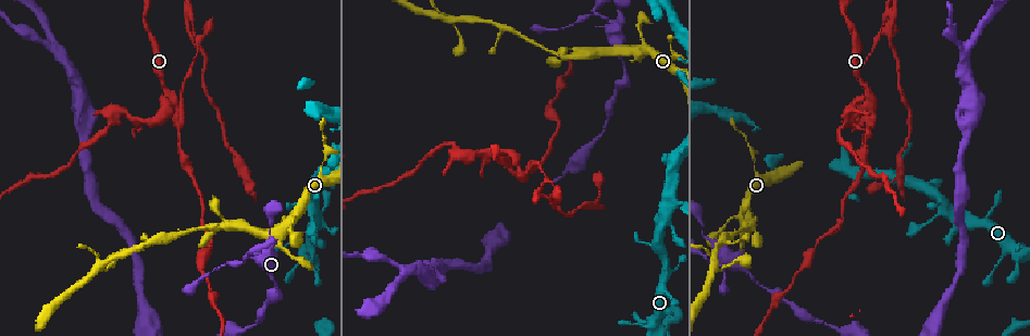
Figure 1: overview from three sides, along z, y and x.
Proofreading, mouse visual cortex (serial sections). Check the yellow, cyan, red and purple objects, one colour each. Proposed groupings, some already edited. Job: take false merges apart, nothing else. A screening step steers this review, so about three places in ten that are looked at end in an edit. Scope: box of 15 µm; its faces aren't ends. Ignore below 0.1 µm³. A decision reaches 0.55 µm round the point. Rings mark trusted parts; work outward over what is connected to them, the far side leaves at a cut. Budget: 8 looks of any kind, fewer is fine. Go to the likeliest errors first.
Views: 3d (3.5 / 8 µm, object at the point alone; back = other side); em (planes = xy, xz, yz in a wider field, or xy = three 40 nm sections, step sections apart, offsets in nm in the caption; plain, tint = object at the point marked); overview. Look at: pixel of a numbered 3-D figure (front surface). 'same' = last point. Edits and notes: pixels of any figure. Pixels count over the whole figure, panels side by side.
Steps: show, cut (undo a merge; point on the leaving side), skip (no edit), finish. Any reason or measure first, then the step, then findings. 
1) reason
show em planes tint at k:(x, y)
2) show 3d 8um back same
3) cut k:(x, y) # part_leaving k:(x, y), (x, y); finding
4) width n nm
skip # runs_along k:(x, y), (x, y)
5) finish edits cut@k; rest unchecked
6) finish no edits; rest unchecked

abrupt turn
show 3d 3.5um at 1:(521, 179)

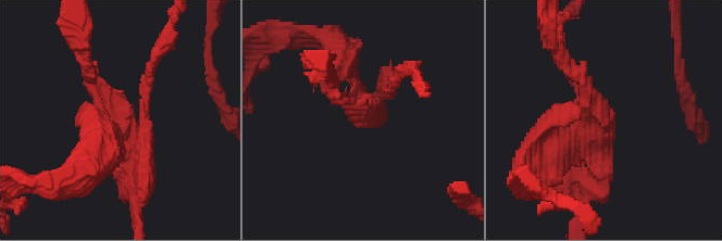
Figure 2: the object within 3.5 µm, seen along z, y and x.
show em xy step 5 tint at 2:(124, 123)

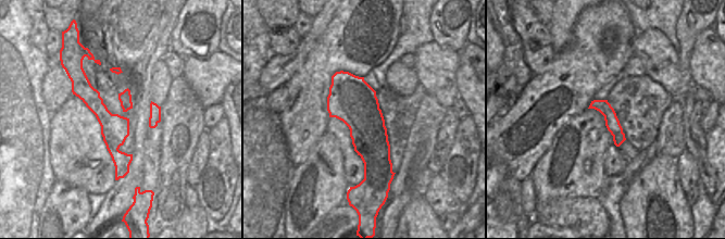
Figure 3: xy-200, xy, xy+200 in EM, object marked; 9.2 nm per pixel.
show em planes tint same

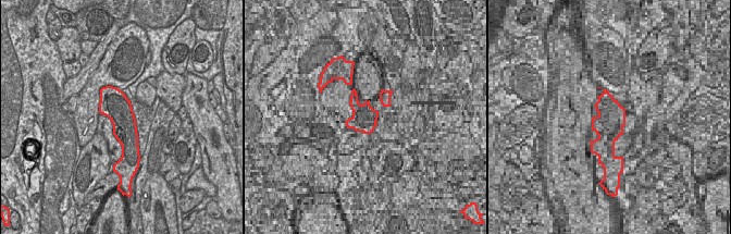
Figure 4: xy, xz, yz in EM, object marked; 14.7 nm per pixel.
cut 2:(562, 117) # part_leaving 2:(365, 113), (375, 113), (389, 88); two cells meet here

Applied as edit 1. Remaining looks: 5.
sharp bend
show 3d 3.5um at 1:(451, 22)

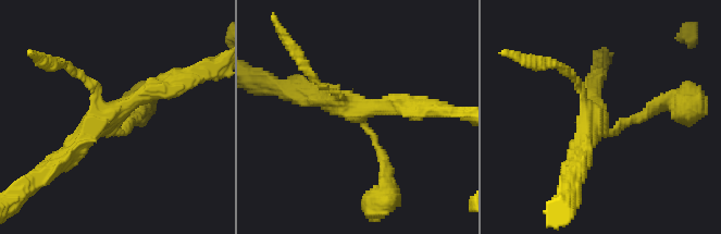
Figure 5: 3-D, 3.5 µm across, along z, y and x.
arm_widths 100, 150, 300, 300 nm
skip # runs_along 5:(175, 82), (104, 115), (58, 162); continuous, no second cell

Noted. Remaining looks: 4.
show overview

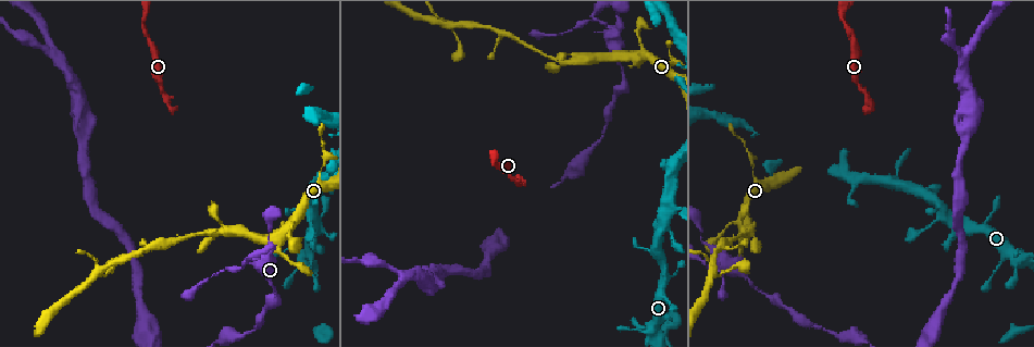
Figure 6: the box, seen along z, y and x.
three arms meet
show 3d 3.5um at 6:(265, 257)

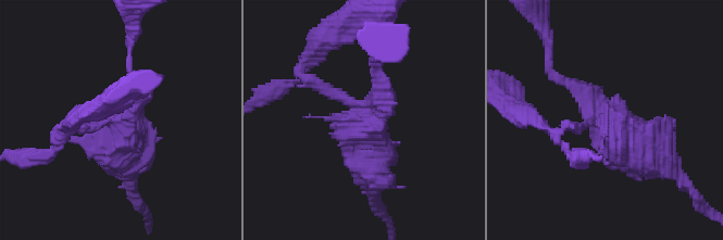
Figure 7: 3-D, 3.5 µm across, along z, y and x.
now the EM
show em xy step 5 plain at 7:(117, 122)

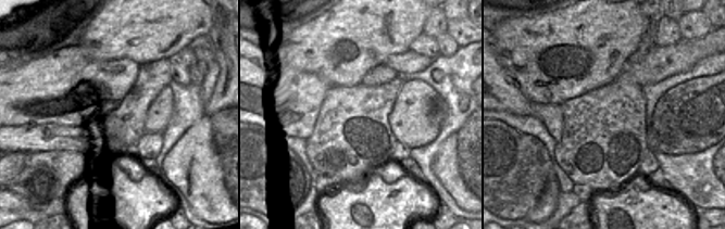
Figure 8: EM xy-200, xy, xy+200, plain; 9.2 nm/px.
show em xy step 5 tint same

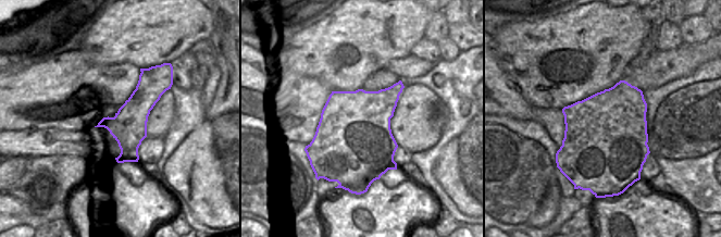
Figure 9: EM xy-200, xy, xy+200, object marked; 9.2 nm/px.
cut 7:(303, 66) # part_leaving 7:(334, 92), (300, 70), (273, 92); a second cell is stuck on

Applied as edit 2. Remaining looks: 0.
finish edits cut@2, cut@7; rest unchecked

